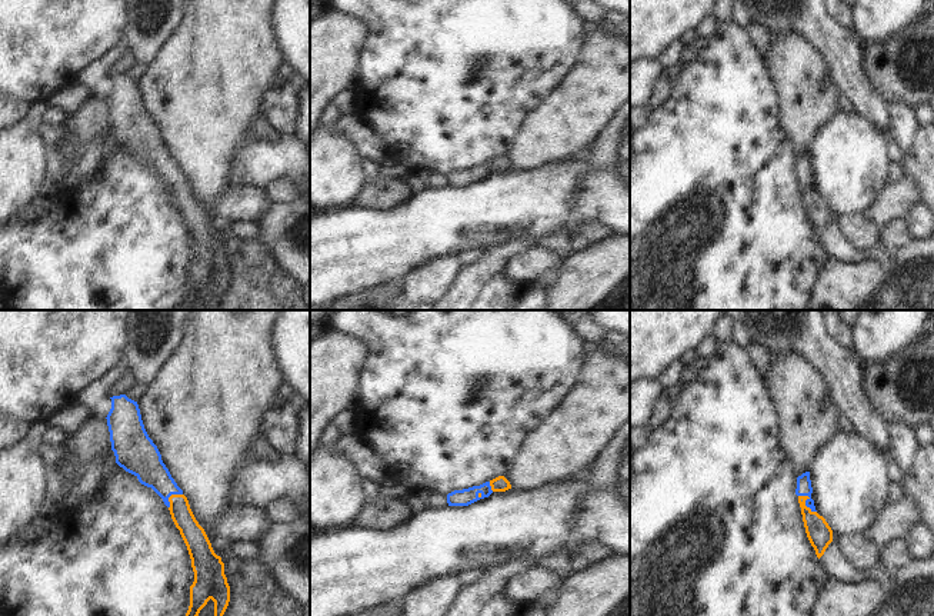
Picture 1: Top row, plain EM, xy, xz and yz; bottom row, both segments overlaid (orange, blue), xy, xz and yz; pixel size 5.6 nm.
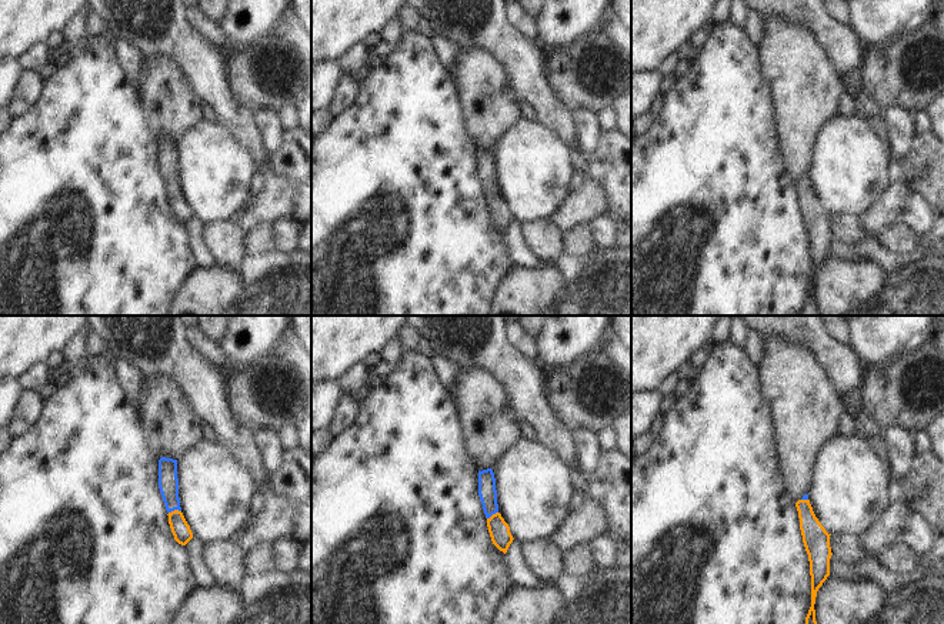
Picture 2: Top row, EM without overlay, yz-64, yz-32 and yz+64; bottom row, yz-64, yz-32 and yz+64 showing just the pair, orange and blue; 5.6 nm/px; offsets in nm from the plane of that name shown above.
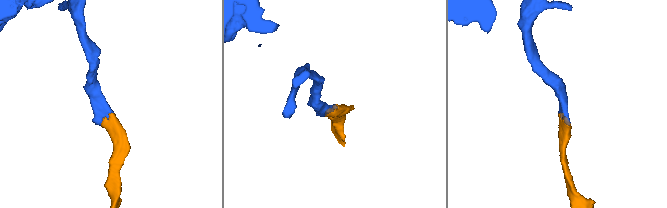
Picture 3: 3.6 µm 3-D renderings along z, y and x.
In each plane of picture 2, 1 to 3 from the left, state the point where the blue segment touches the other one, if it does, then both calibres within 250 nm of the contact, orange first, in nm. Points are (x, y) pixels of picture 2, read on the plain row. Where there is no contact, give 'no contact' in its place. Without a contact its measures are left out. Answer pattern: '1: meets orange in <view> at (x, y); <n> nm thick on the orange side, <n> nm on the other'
1: meets orange in yz-64 at (174, 190); 100 nm thick on the orange side, 110 nm on the other
2: meets orange in yz-32 at (493, 194); 120 nm thick on the orange side, 100 nm on the other
3: meets orange in yz+64 at (804, 180); 150 nm thick on the orange side, 30 nm on the other

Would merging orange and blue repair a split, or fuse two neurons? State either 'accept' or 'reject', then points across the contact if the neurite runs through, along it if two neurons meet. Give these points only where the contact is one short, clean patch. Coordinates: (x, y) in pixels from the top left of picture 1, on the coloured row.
accept | across yz (820, 535), (804, 502), (804, 488)

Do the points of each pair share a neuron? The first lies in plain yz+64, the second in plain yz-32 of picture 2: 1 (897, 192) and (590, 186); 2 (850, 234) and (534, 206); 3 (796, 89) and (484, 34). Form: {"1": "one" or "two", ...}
{"1": "one", "2": "two", "3": "two"}

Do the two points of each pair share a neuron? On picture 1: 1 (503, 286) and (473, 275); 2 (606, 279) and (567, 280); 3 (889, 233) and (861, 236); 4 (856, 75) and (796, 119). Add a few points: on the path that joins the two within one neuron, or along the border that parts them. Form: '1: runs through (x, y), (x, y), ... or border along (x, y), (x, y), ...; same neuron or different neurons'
1: border along (501, 269), (484, 283), (477, 295); different neurons
2: runs through (596, 279), (577, 280); same neuron
3: border along (881, 229), (879, 245); different neurons
4: border along (824, 57), (839, 93); different neurons

